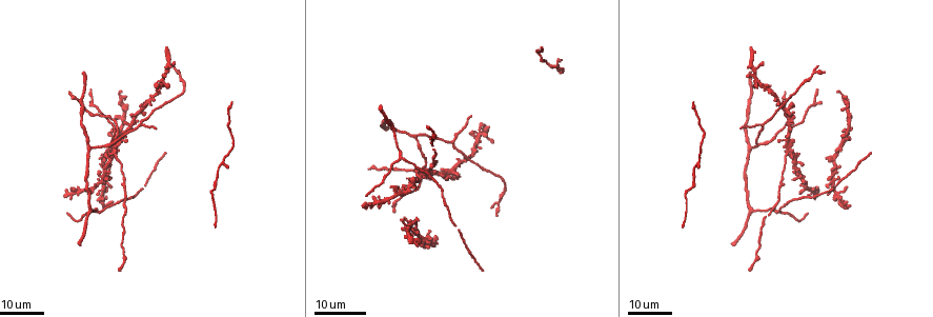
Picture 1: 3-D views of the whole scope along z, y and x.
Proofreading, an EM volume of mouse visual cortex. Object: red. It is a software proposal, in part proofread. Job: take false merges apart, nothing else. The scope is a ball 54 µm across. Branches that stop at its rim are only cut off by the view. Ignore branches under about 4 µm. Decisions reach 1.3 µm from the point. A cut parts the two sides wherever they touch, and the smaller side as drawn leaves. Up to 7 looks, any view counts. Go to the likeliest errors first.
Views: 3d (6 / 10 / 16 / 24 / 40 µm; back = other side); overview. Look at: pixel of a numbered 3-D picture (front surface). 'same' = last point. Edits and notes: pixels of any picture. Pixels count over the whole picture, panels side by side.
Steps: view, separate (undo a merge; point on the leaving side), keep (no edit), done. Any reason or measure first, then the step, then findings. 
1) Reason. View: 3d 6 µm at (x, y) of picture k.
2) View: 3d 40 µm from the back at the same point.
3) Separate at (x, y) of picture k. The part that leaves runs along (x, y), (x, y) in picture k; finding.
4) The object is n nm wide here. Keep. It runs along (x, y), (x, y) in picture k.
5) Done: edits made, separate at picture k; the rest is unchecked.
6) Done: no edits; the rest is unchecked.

Looks like a crossing. View: 3d 24 µm at (114, 153) of picture 1.

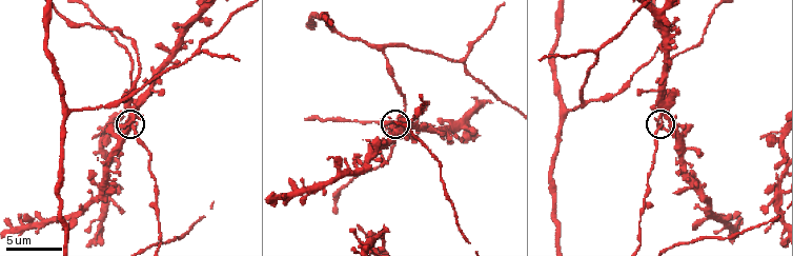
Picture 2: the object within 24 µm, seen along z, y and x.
View: 3d 10 µm at (129, 124) of picture 2.

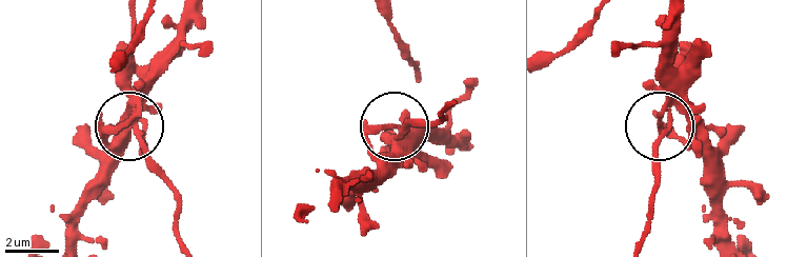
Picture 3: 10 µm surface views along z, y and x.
Zoom in. View: 3d 6 µm at (387, 125) of picture 3.

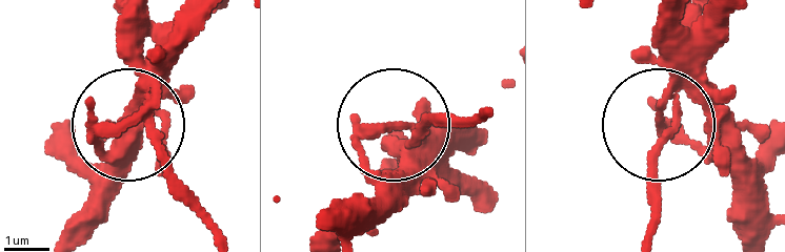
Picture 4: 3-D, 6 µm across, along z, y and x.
Keep. Continuous, no second cell.

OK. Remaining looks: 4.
Thin arm on a thick one. View: 3d 16 µm at (775, 210) of picture 1.

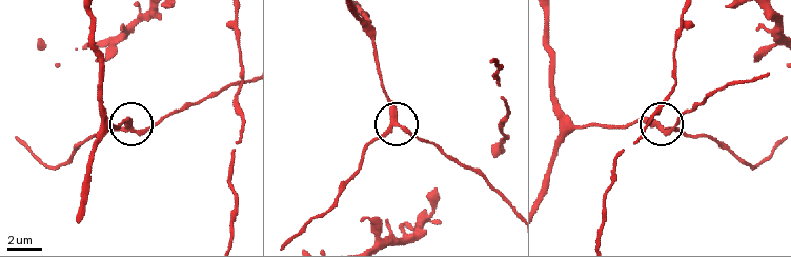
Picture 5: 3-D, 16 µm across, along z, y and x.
View: 3d 6 µm at (661, 127) of picture 5.

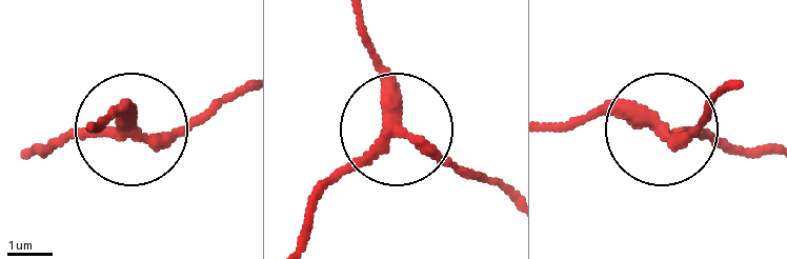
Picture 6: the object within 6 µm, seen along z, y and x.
Keep. It runs along (551, 120), (631, 108), (741, 151) in picture 6; all the same cell.

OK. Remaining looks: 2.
A fork. View: 3d 6 µm at (131, 63) of picture 2.

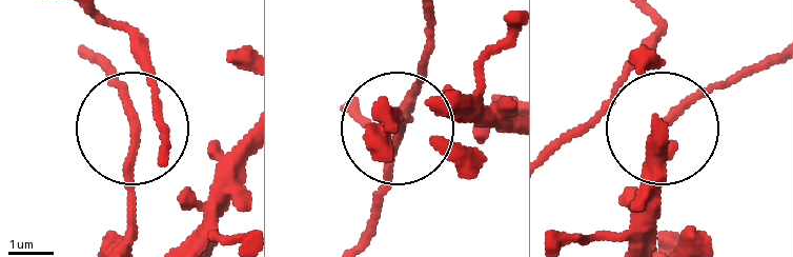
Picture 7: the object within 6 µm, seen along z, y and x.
From behind. View: 3d 6 µm from the back at (136, 130) of picture 7.

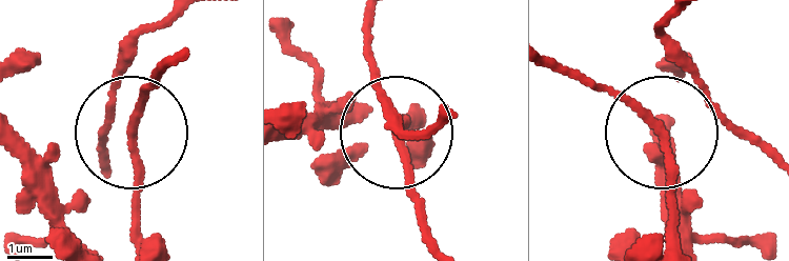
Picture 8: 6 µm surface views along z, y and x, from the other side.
3 arms meet here. Keep. It runs along (369, 27), (415, 216) in picture 8; continuous, no second cell.

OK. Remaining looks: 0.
Done: no edits; the rest is unchecked.

